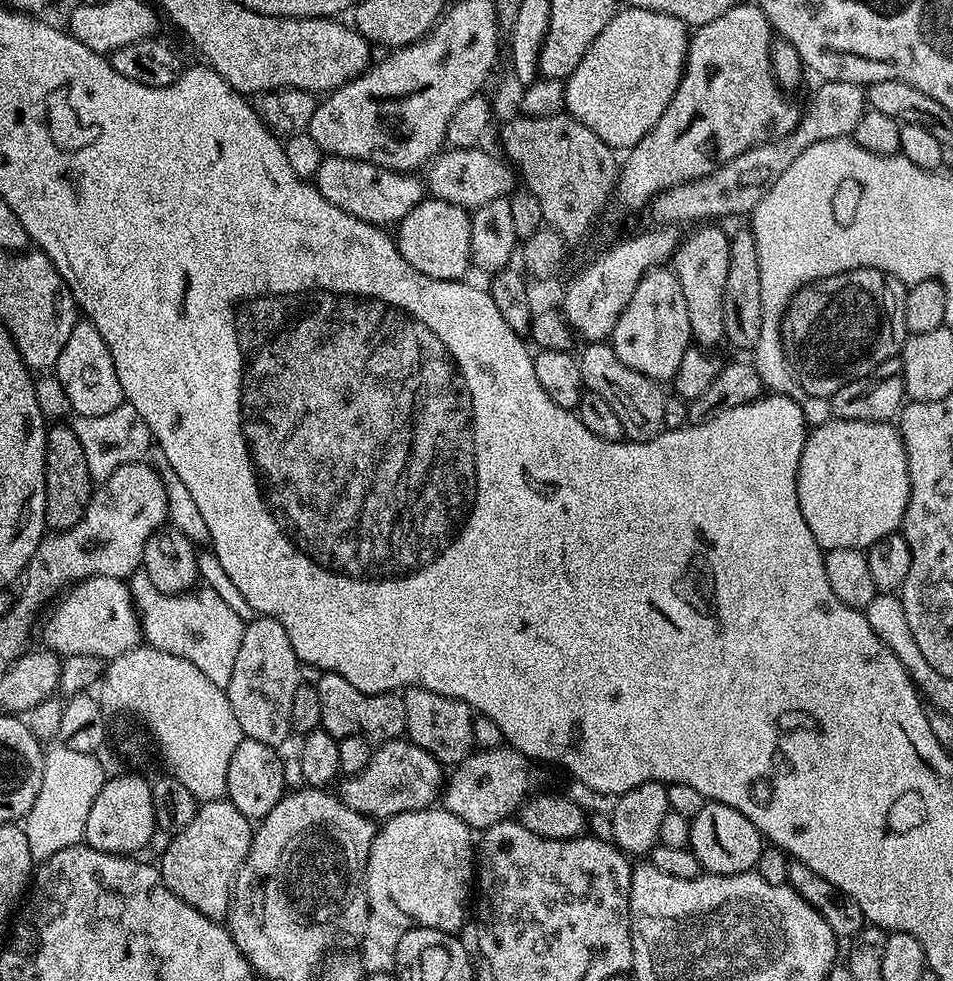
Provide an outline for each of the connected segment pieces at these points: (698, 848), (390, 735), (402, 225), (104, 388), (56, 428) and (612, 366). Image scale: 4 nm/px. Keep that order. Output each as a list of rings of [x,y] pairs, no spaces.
[[[705,803],[696,816],[691,817],[690,847],[701,869],[713,876],[733,876],[753,871],[762,847],[760,831],[738,810],[725,804]]]
[[[324,672],[314,686],[316,704],[320,707],[319,727],[337,740],[351,736],[365,736],[373,742],[398,740],[405,735],[406,706],[403,695],[396,692],[366,694],[358,686],[350,686],[337,672]]]
[[[425,198],[406,218],[402,218],[394,232],[394,239],[402,258],[422,274],[439,280],[464,280],[472,268],[470,254],[469,209],[459,208],[450,202]]]
[[[77,319],[74,330],[70,330],[70,338],[66,338],[62,354],[58,354],[54,375],[77,417],[110,414],[110,410],[124,400],[124,391],[114,370],[114,358],[110,358],[110,350],[106,342],[102,342],[102,334],[98,334],[89,320]]]
[[[56,422],[48,428],[46,434],[46,514],[45,525],[52,530],[72,528],[86,514],[86,506],[92,501],[94,481],[90,474],[90,466],[86,466],[86,450],[82,450],[79,431],[68,422]]]
[[[588,342],[583,345],[584,353],[578,359],[582,370],[582,382],[587,391],[600,395],[610,405],[610,410],[618,414],[618,422],[622,422],[622,430],[629,441],[646,442],[665,431],[663,392],[657,381],[646,378],[646,374],[638,374],[638,370],[630,370],[618,354],[614,354],[611,343]]]

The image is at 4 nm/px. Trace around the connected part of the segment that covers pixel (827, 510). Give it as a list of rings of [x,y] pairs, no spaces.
[[[827,420],[822,426],[809,431],[802,458],[798,462],[798,506],[802,510],[802,518],[806,518],[806,526],[810,526],[810,534],[820,543],[821,549],[829,548],[859,548],[867,550],[871,544],[882,538],[893,535],[903,525],[906,506],[910,502],[910,474],[906,462],[906,450],[899,431],[891,423],[862,422],[861,420]]]

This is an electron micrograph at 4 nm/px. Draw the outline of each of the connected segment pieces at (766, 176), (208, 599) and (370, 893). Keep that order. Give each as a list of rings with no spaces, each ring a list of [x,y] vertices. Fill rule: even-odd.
[[[827,80],[818,84],[816,92],[813,94],[807,108],[803,109],[799,123],[787,136],[771,140],[768,143],[756,144],[750,150],[744,151],[737,158],[724,163],[718,170],[712,171],[702,178],[691,180],[688,183],[680,183],[671,187],[670,190],[660,192],[648,206],[648,211],[653,218],[652,222],[660,226],[678,226],[682,222],[702,222],[704,218],[718,218],[720,216],[736,216],[738,214],[747,215],[756,208],[761,198],[773,188],[774,182],[782,176],[783,171],[802,154],[802,150],[808,149],[816,142],[841,140],[849,137],[862,114],[868,110],[867,95],[865,89],[856,83],[838,82],[837,80]]]
[[[142,570],[137,571],[129,579],[128,585],[137,612],[140,614],[141,633],[147,645],[192,662],[214,684],[226,688],[229,684],[231,671],[234,670],[235,656],[238,655],[239,647],[242,646],[245,621],[242,621],[226,605],[217,592],[207,586],[182,595],[166,595],[150,582],[149,576]]]
[[[433,806],[392,816],[377,831],[368,852],[365,888],[373,917],[401,928],[459,933],[474,888],[474,834],[448,809]]]

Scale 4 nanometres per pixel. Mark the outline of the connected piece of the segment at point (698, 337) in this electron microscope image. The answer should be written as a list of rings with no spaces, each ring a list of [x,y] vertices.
[[[700,226],[697,232],[692,232],[683,237],[680,241],[680,245],[676,247],[676,253],[672,256],[670,261],[670,267],[673,272],[676,273],[678,278],[678,286],[682,286],[682,294],[686,298],[686,310],[690,310],[690,330],[692,331],[692,339],[699,347],[705,350],[715,349],[716,343],[721,343],[724,340],[724,327],[722,326],[722,294],[726,294],[726,274],[730,274],[730,236],[726,231],[723,232],[720,228],[702,228],[706,226]]]

